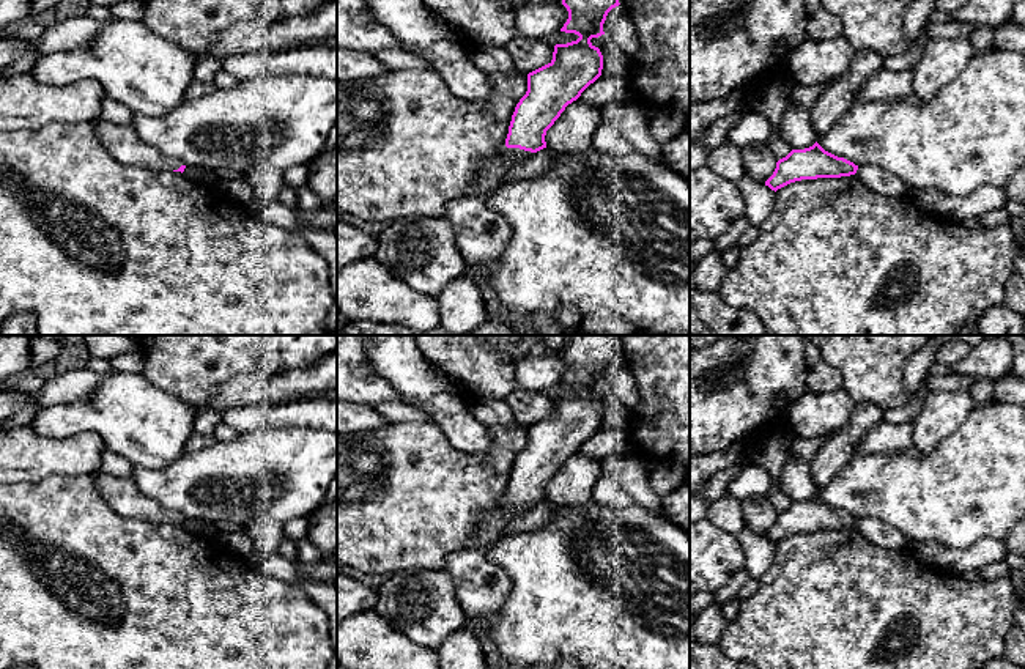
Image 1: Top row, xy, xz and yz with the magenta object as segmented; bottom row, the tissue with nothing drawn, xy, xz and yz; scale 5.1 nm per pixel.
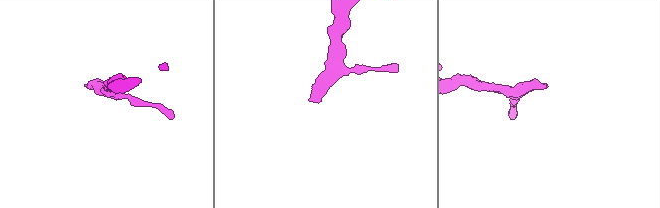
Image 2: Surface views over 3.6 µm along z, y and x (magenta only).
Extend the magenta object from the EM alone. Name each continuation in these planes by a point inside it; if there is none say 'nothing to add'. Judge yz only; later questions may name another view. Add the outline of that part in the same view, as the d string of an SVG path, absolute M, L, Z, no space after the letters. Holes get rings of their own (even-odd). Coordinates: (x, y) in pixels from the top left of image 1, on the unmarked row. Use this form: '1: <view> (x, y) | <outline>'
nothing to add

